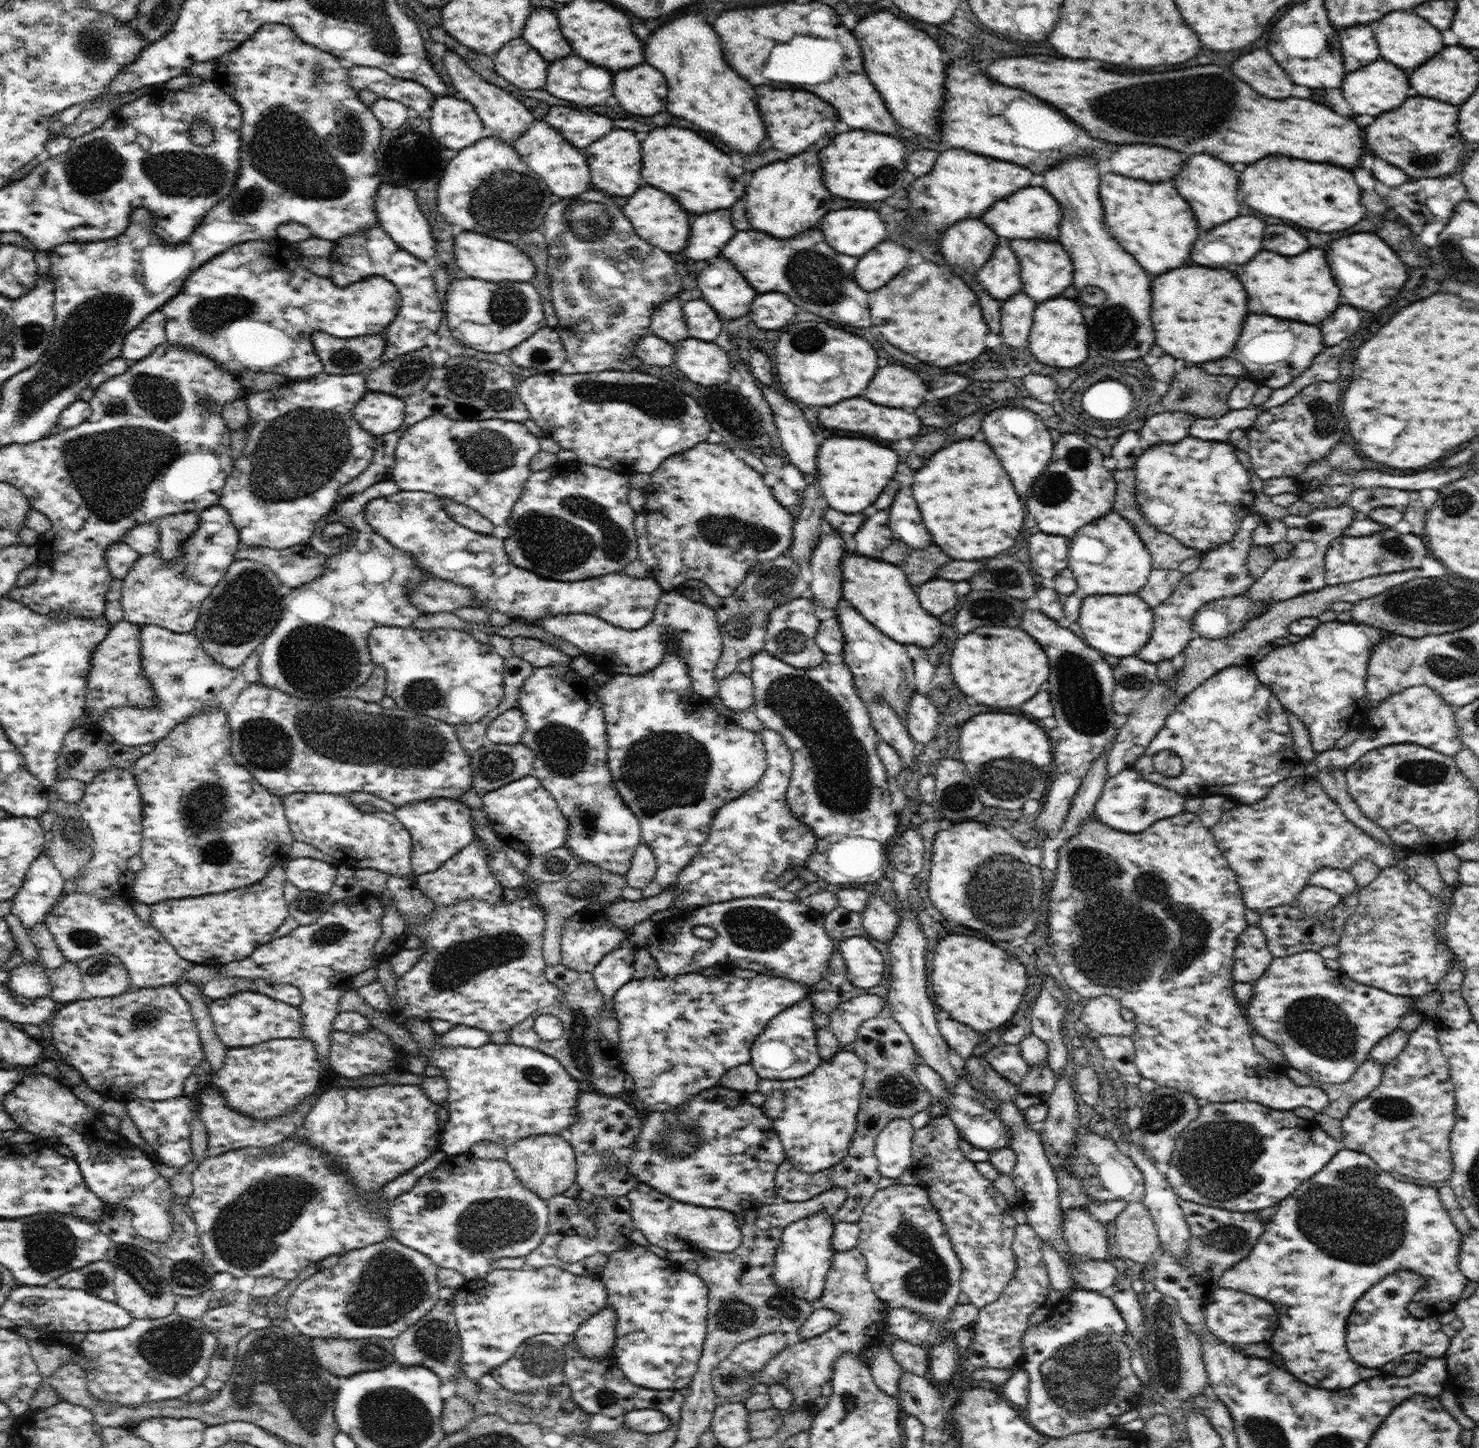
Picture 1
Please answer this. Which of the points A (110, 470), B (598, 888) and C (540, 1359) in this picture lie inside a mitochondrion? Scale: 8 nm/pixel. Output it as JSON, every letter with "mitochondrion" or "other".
{"A":"mitochondrion","B":"mitochondrion","C":"mitochondrion"}

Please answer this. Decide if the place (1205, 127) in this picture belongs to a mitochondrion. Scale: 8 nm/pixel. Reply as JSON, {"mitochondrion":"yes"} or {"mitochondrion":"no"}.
{"mitochondrion":"yes"}

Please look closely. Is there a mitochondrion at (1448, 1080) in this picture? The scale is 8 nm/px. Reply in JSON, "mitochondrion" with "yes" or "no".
{"mitochondrion":"no"}

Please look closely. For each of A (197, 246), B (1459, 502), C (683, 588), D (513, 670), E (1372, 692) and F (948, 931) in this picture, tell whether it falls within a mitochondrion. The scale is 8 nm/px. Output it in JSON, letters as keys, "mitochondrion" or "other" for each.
{"A":"other","B":"mitochondrion","C":"other","D":"other","E":"other","F":"other"}

